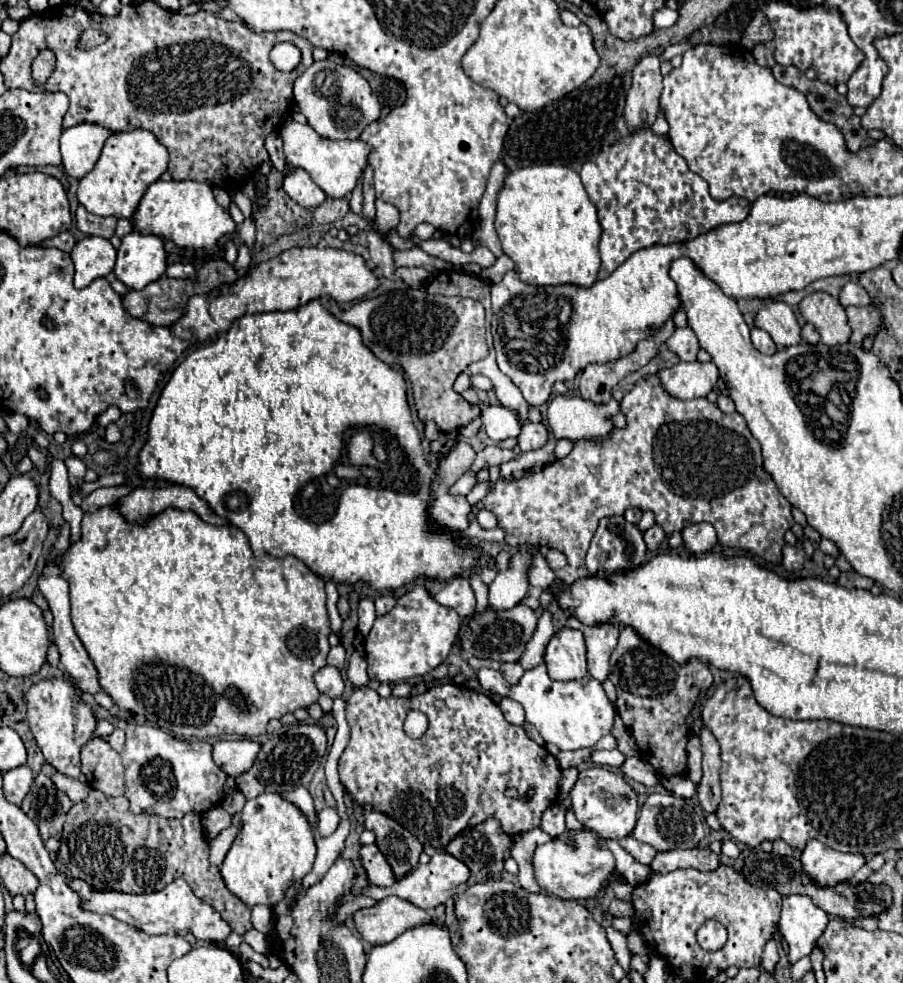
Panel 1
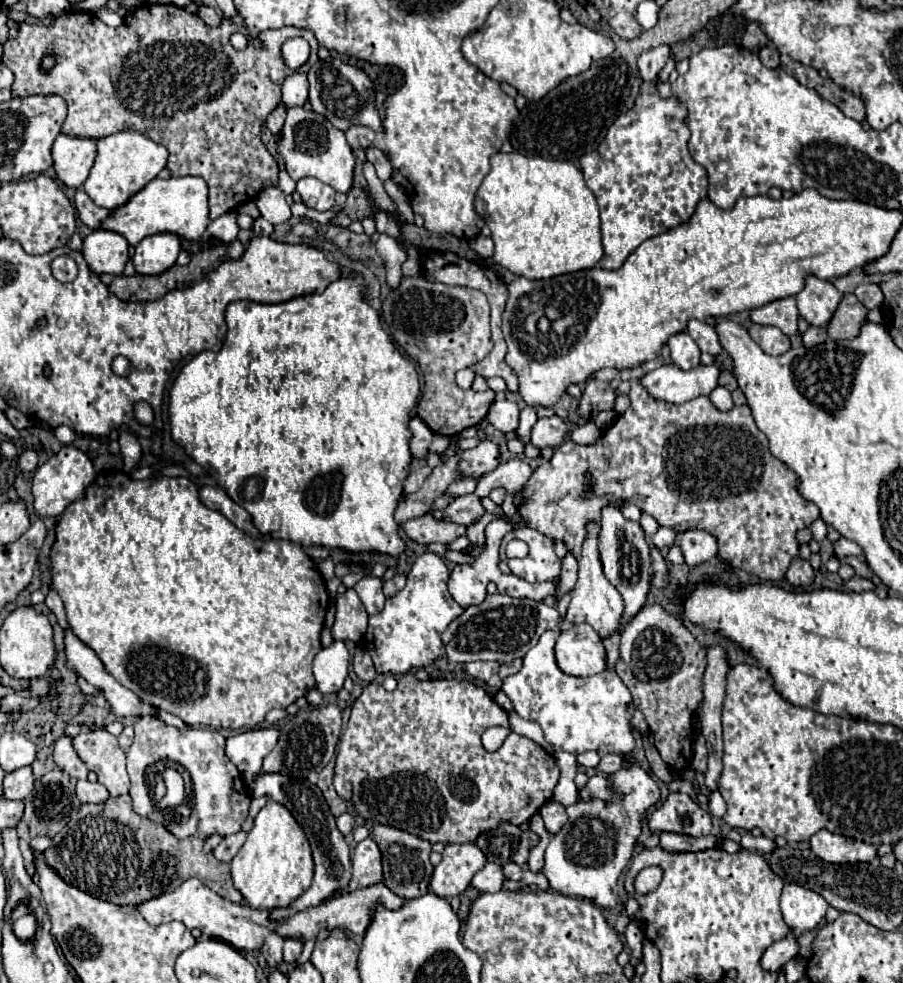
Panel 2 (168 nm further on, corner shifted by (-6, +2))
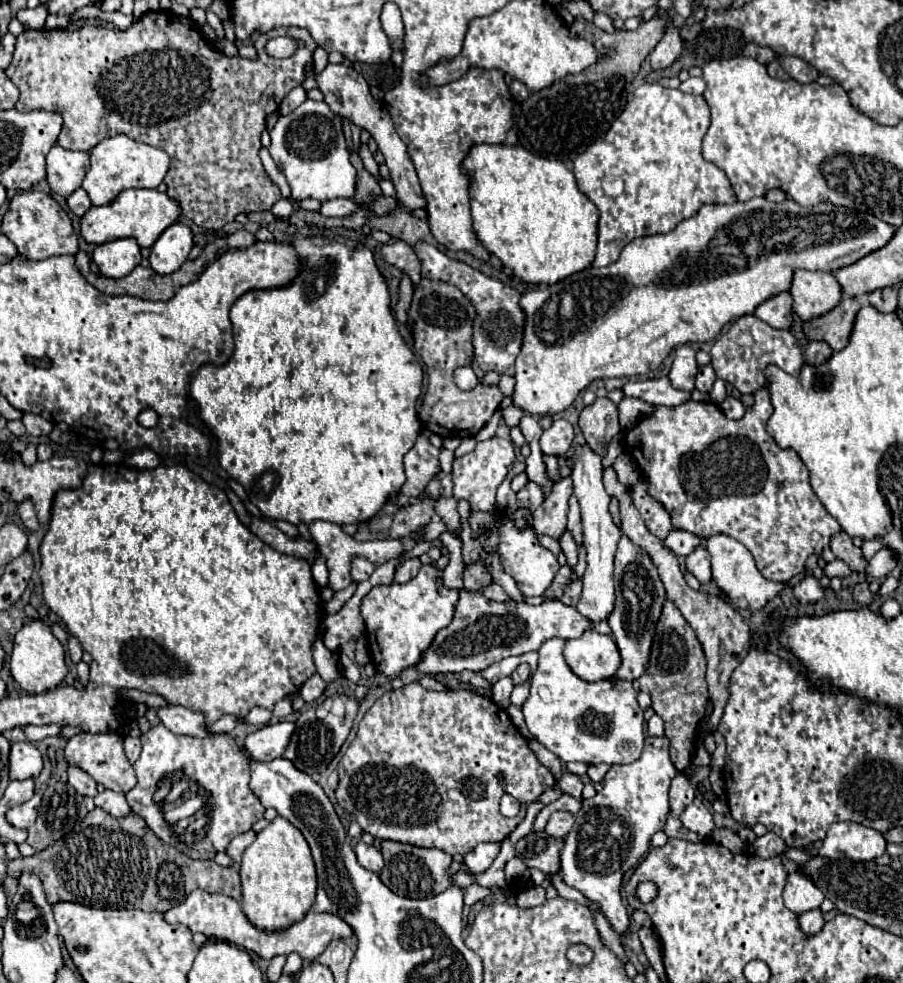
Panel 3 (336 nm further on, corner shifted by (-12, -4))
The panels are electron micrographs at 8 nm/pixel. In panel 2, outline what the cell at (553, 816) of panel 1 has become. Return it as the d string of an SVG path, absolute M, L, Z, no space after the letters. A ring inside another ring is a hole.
M556 800L546 802L546 804L540 808L540 814L542 814L544 824L546 824L546 830L548 830L550 834L556 834L556 832L566 824L566 820L568 820L564 806L562 806L560 802L556 802Z

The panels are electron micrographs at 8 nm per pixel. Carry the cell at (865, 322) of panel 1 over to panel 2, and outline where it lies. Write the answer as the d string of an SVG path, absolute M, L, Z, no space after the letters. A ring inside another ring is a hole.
M844 294L834 318L828 324L828 334L834 340L848 340L858 336L862 324L868 320L868 308L860 304L854 294Z

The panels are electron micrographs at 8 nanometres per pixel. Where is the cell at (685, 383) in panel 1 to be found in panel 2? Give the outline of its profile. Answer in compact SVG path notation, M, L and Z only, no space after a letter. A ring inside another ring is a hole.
M664 364L642 378L646 390L670 404L684 404L702 394L710 394L718 386L720 370L712 364L698 364L690 370L682 370L676 364Z

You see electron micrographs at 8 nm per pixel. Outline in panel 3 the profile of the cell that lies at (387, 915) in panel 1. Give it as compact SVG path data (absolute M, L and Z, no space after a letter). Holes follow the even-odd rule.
M194 890L186 898L186 902L168 910L164 914L164 918L170 924L184 924L192 932L202 932L210 938L224 940L224 942L242 946L246 950L252 950L260 958L266 958L266 960L272 960L276 954L290 954L290 952L300 954L304 960L316 960L326 950L328 942L332 942L336 938L352 936L352 928L342 918L338 918L334 914L318 914L312 910L304 916L304 920L296 922L294 926L290 926L282 932L262 932L248 922L238 900L234 900L230 896L222 896L222 894L210 894L204 890Z

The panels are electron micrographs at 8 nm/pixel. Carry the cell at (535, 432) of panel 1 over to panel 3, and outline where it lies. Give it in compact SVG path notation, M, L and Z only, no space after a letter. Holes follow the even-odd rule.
M558 418L554 420L554 424L544 430L542 438L540 438L540 448L544 454L552 454L552 456L566 456L566 452L570 450L574 440L574 428L568 420Z

